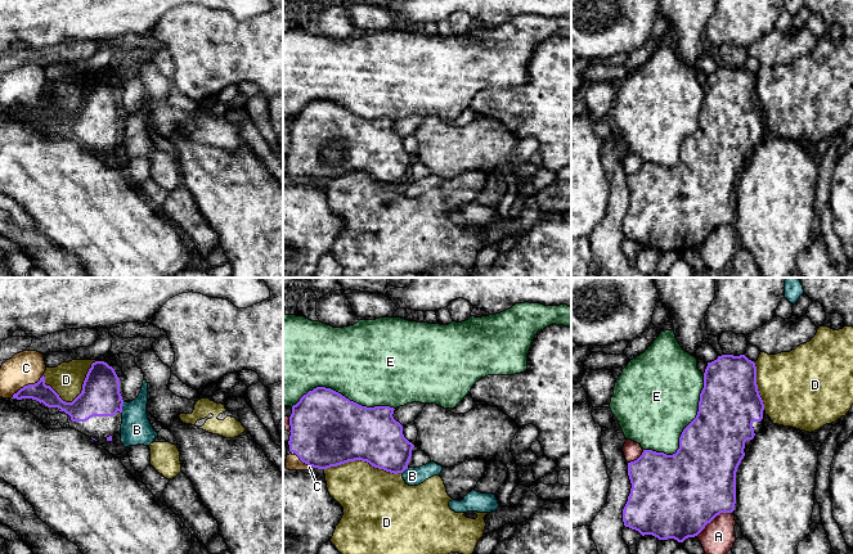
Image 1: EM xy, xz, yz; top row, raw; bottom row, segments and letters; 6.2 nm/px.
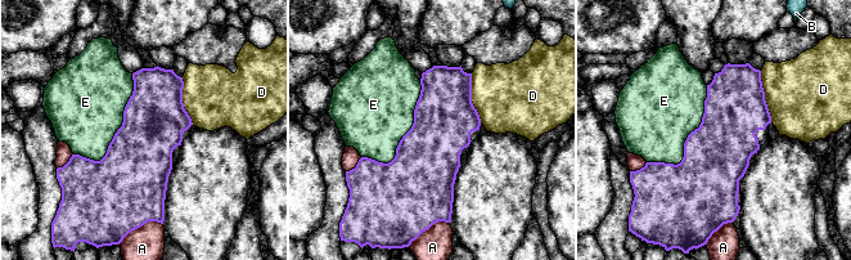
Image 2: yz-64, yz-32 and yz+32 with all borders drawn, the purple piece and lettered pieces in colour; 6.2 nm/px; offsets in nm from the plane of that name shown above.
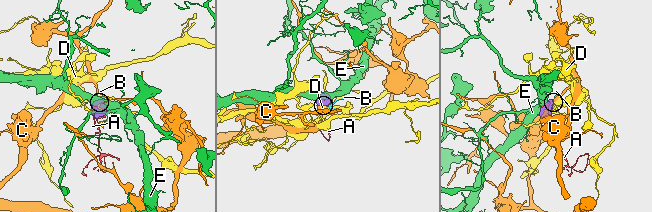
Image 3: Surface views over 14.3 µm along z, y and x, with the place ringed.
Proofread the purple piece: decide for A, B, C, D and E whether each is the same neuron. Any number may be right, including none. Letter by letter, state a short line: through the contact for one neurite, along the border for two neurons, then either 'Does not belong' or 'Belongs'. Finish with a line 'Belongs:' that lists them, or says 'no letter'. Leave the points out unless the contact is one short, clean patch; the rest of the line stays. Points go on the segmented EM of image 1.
A: Does not belong
B: Line: xy (124, 402), (121, 411). Does not belong
C: Line: xy (44, 393), (28, 384), (26, 368). Belongs
D: Does not belong
E: Does not belong
Belongs: C

